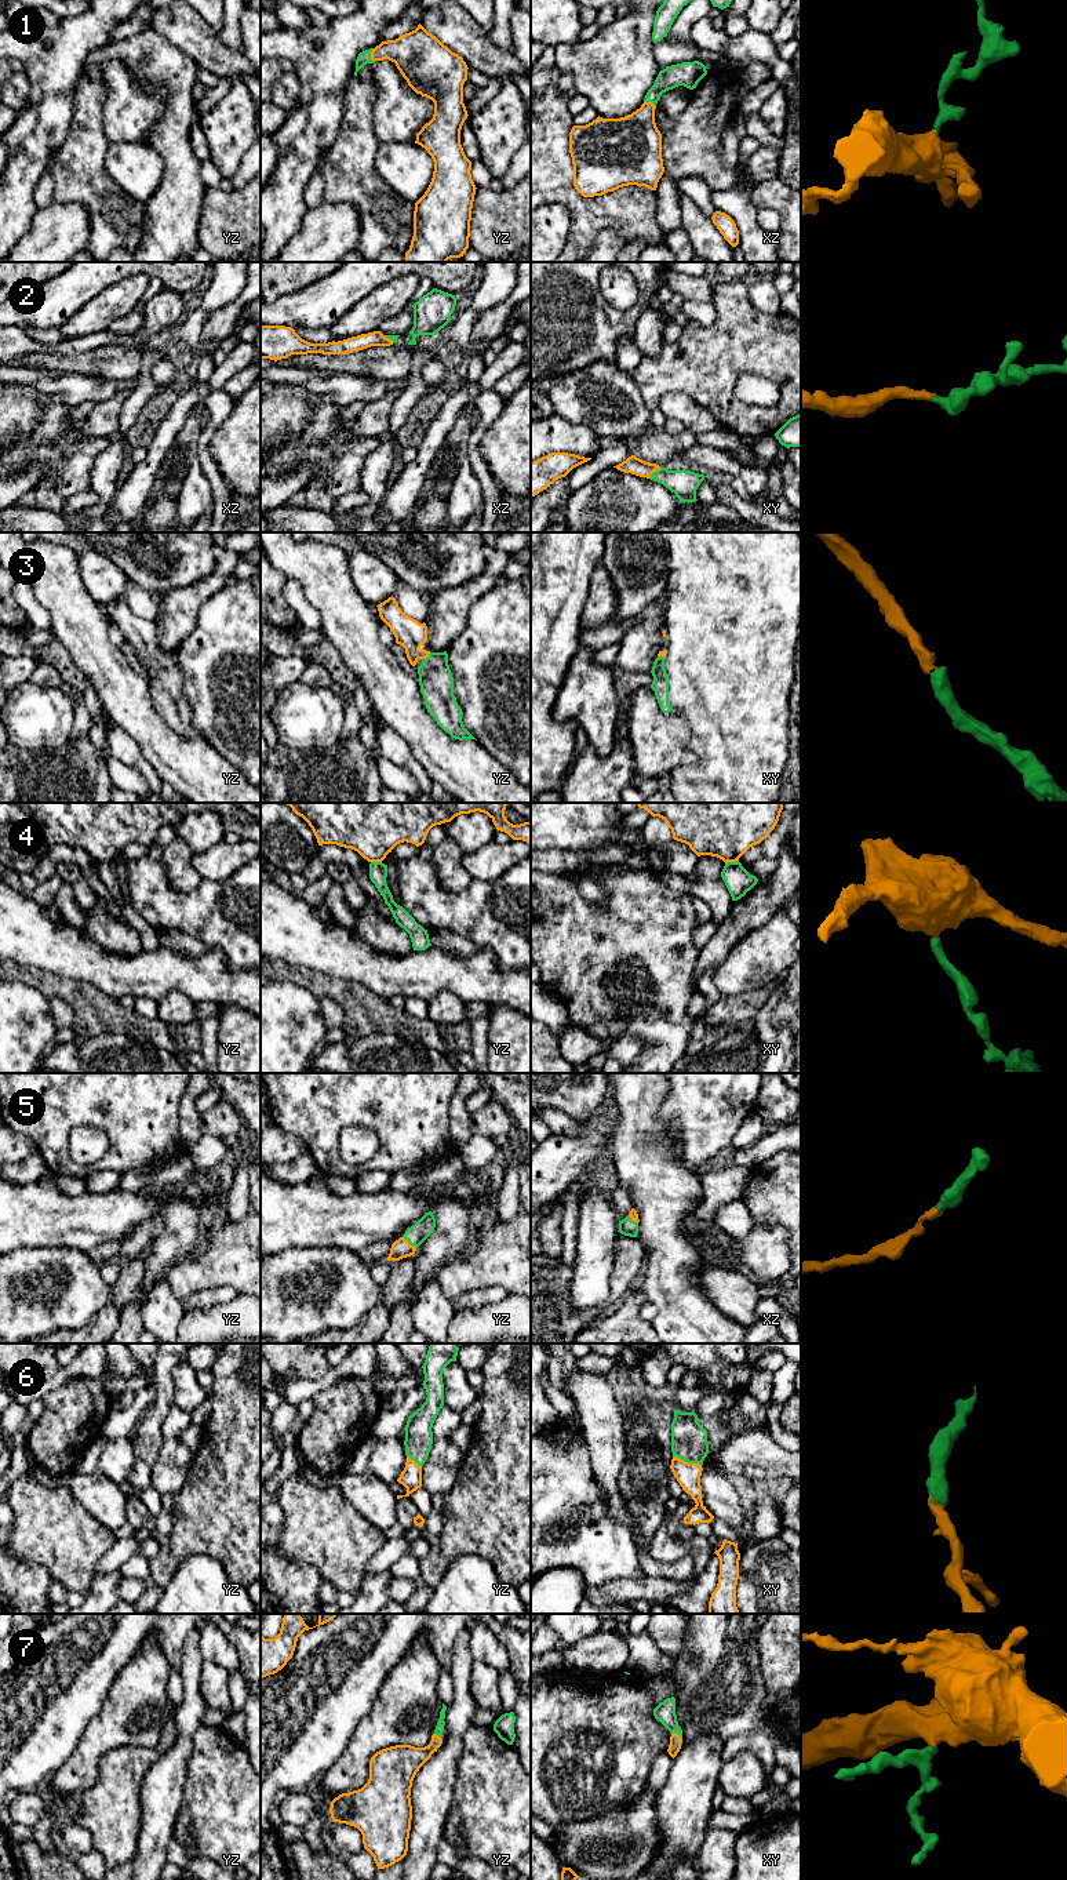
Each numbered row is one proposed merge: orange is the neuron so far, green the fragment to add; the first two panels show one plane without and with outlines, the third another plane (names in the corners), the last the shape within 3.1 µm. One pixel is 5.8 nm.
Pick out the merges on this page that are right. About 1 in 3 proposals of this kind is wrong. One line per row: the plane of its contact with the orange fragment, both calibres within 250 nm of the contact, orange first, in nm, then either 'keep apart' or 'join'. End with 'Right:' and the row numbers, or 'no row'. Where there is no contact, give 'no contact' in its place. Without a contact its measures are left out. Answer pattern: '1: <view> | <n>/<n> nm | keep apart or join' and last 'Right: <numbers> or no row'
1: yz | 260/70 nm | join
2: xy | 100/160 nm | join
3: yz | 170/200 nm | join
4: xy | 440/160 nm | keep apart
5: yz | 110/110 nm | join
6: xy | 140/200 nm | join
7: xy | 70/120 nm | join
Right: 1, 2, 3, 5, 6, 7

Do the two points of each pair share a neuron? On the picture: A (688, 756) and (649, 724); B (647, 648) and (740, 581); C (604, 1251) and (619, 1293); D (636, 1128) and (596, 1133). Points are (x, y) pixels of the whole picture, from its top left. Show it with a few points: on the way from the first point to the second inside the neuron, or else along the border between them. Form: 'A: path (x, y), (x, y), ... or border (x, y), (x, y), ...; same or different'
A: path (678, 753), (659, 734); same
B: border (662, 600), (665, 629); different
C: border (615, 1251), (610, 1279), (610, 1297), (605, 1302); different
D: border (615, 1106), (618, 1120), (604, 1160); different

